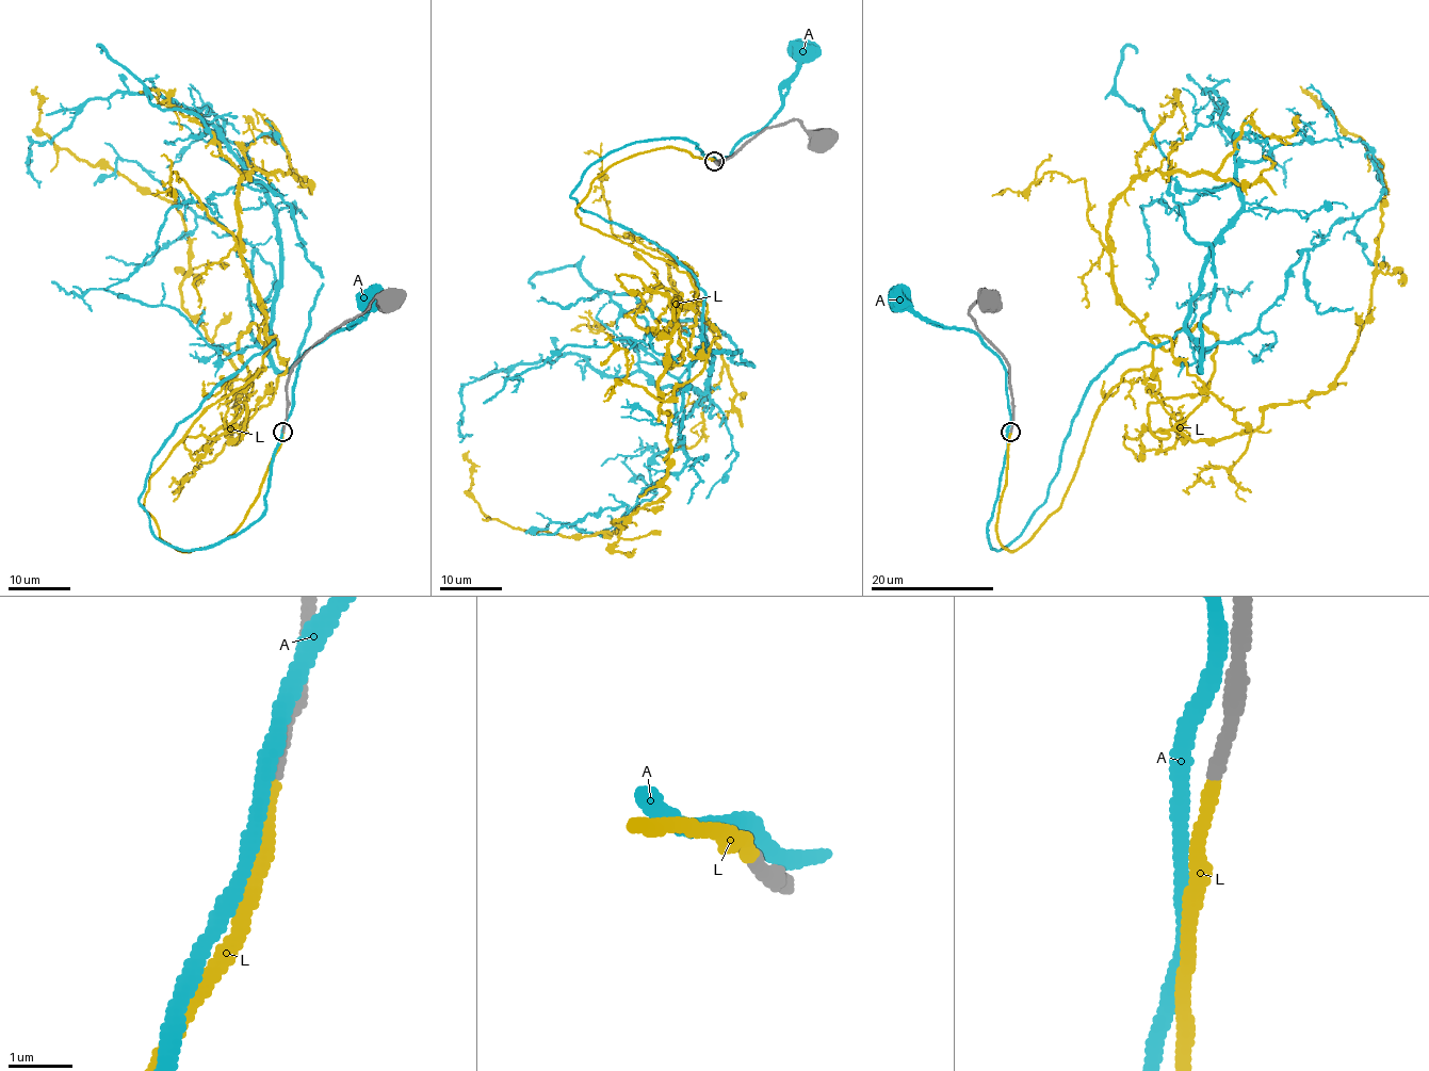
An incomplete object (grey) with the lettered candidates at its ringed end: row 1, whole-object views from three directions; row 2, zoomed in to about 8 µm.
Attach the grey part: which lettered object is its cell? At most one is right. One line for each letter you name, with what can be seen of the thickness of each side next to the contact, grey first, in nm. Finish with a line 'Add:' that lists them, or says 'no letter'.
L: 240/190 nm
Add: L

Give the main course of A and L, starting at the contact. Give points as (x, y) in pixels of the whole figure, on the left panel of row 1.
A: (286, 421), (292, 408), (292, 387), (299, 359), (311, 346), (358, 322), (366, 314), (361, 302), (368, 301)
L: (282, 432), (230, 535), (159, 536), (151, 474), (265, 368), (237, 440), (180, 212), (59, 147), (37, 85)

